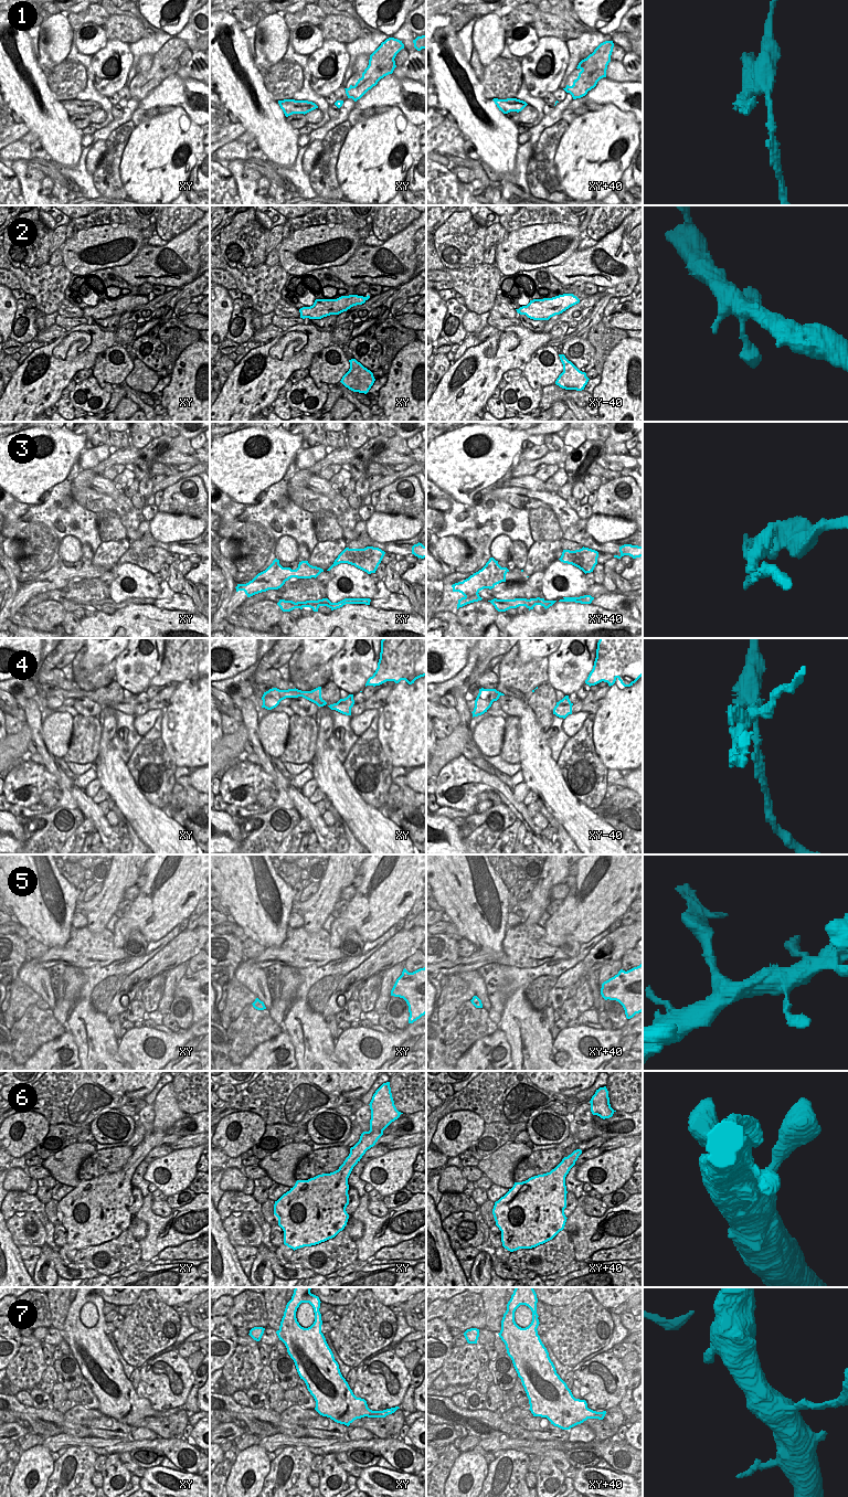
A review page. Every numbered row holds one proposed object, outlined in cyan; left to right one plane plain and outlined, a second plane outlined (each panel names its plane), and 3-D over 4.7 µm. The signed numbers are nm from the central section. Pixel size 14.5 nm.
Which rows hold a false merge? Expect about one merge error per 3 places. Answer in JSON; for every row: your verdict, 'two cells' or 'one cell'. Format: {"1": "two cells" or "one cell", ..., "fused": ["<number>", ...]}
{"1": "two cells", "2": "one cell", "3": "two cells", "4": "two cells", "5": "two cells", "6": "one cell", "7": "one cell", "fused": ["1", "3", "4", "5"]}

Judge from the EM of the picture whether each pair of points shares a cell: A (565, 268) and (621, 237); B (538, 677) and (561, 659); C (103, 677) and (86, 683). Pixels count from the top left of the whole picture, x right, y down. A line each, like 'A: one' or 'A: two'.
A: one
B: two
C: one

